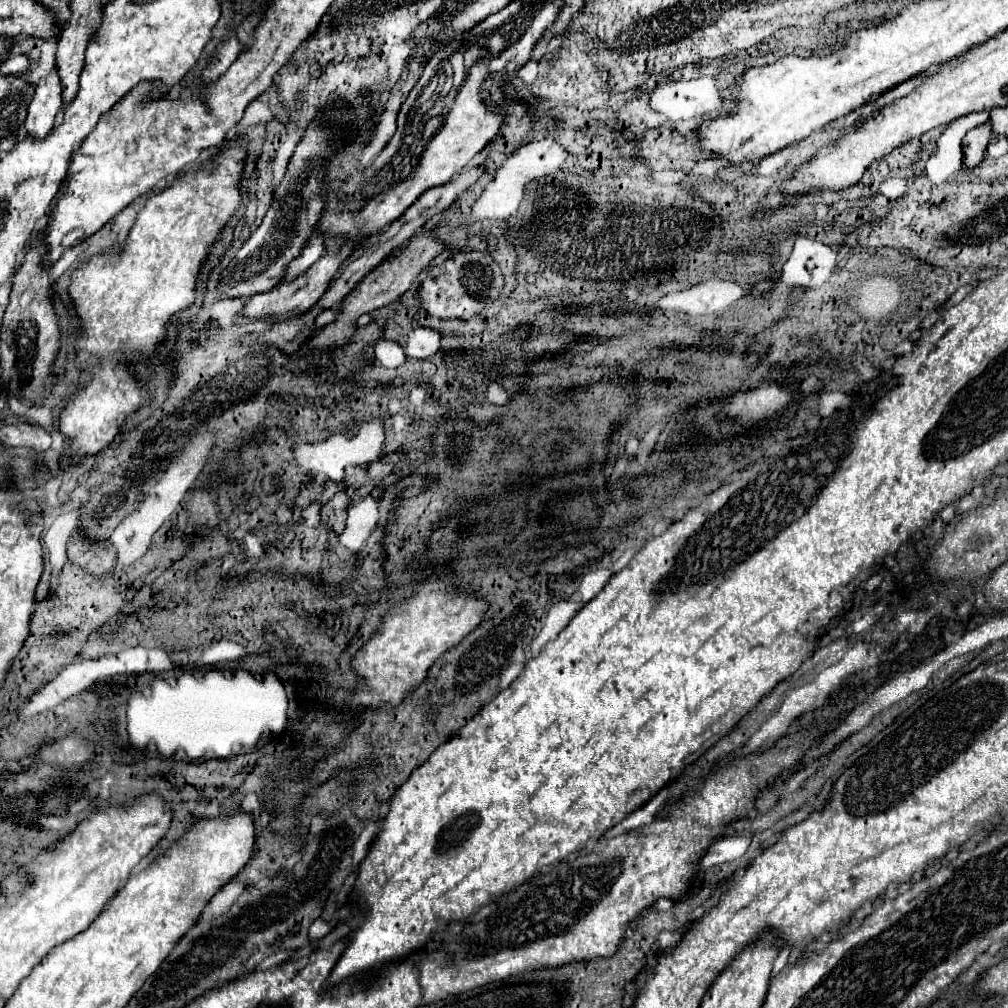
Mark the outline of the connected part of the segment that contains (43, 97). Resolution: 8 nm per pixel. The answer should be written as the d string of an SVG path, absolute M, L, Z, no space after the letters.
M56 70L46 80L40 80L36 86L36 94L28 106L28 116L26 116L26 132L34 134L36 138L48 136L54 128L56 114L60 112L62 100L60 100L60 80Z

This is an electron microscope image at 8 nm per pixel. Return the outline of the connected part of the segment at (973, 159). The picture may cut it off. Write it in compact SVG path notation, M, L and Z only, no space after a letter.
M982 124L978 128L972 128L964 136L964 166L966 168L976 168L984 160L984 152L990 140L990 124Z

